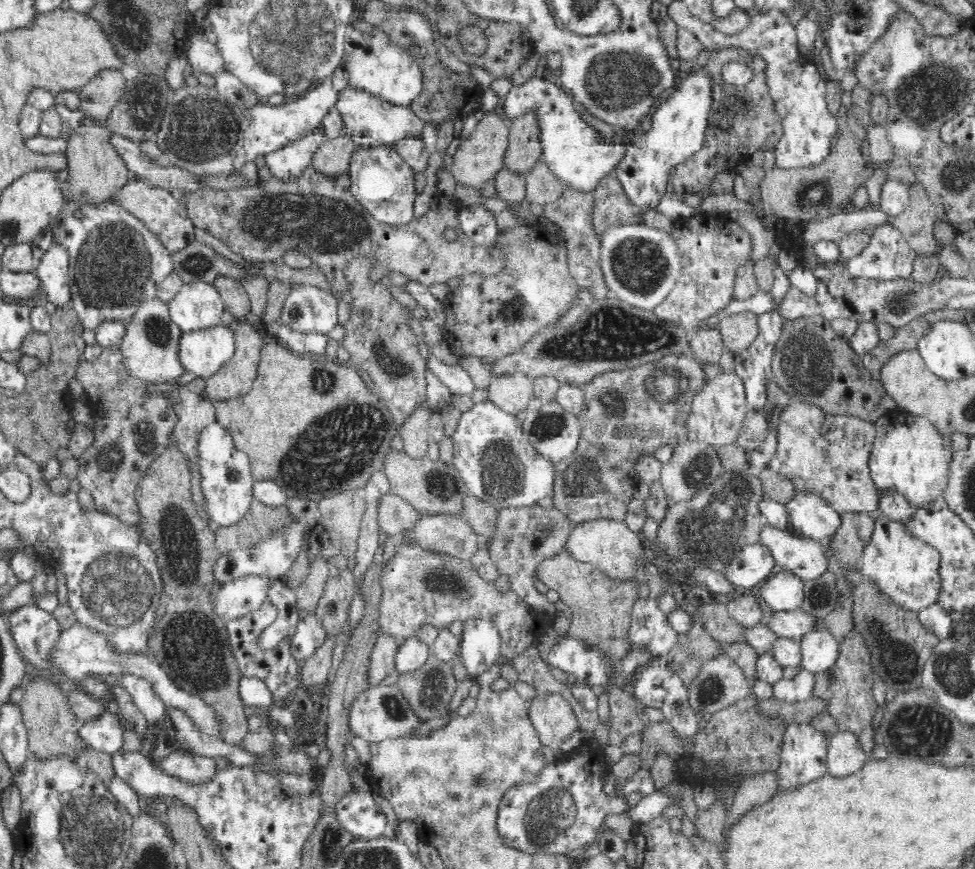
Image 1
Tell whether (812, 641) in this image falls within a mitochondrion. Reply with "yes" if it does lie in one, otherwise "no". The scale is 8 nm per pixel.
no

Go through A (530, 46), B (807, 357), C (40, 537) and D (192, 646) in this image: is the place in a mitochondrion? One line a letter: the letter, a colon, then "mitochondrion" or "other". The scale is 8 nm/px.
A: other
B: mitochondrion
C: other
D: mitochondrion

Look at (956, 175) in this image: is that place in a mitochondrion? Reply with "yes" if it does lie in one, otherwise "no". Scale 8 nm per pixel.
yes

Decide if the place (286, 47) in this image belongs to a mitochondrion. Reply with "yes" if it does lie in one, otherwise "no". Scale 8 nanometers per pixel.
yes

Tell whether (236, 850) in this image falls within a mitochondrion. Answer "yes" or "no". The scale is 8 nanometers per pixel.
no

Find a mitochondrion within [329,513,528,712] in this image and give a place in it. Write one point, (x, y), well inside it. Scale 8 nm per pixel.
(431, 579)

